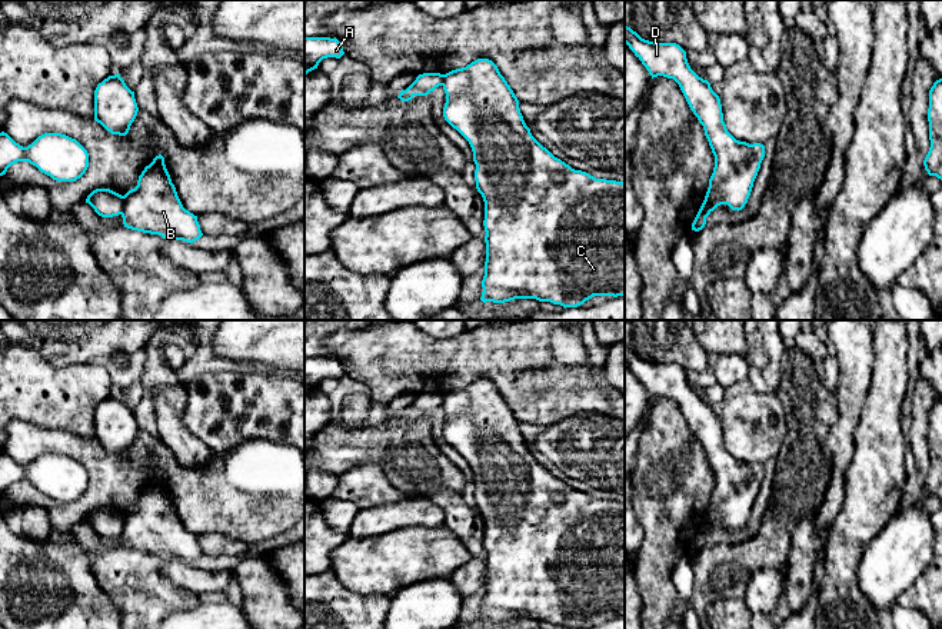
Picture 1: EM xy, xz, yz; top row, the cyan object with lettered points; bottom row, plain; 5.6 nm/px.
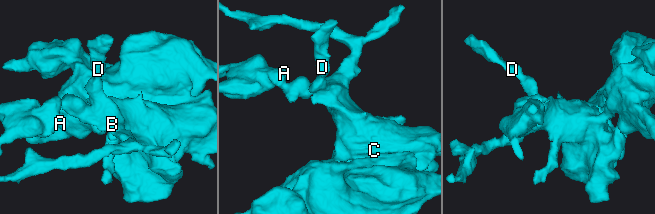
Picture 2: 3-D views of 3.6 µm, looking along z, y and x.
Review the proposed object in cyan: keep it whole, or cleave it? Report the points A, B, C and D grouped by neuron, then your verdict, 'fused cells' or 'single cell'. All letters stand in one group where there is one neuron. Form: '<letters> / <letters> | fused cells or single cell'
A / B C D | fused cells

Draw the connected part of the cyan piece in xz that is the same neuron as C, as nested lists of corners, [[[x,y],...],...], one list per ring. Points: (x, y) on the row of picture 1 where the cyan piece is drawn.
[[[489,59],[443,74],[445,120],[470,144],[476,164],[476,189],[485,202],[486,262],[483,303],[536,299],[577,307],[593,296],[625,296],[625,183],[596,179],[555,157],[530,133],[519,100]]]

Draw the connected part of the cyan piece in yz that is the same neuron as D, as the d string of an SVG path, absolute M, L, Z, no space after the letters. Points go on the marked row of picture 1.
M625 24L625 43L653 77L673 79L690 110L703 126L715 156L713 173L692 230L699 232L706 217L720 204L742 210L750 196L753 182L765 157L765 146L736 140L723 122L719 96L710 83L699 77L689 66L686 51L676 43L655 43L642 39Z

